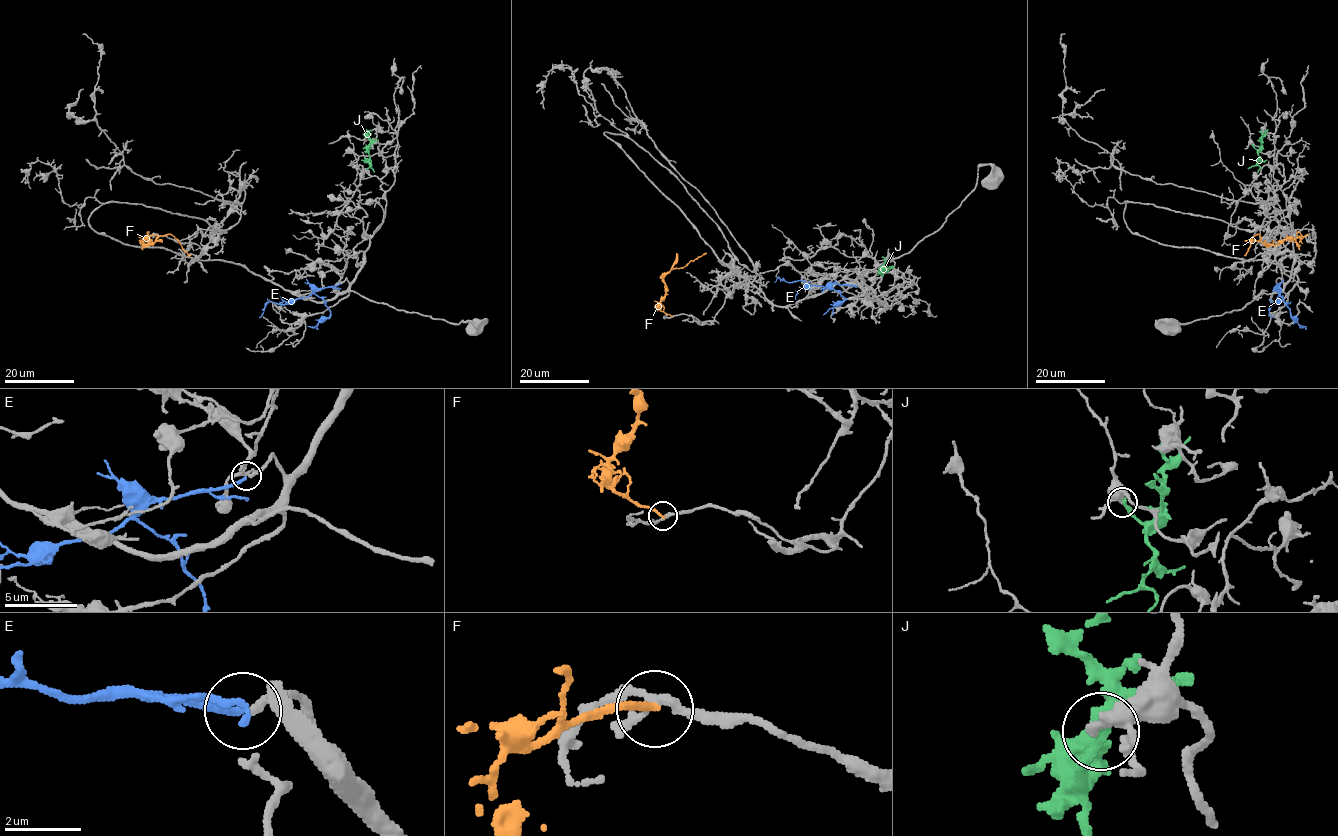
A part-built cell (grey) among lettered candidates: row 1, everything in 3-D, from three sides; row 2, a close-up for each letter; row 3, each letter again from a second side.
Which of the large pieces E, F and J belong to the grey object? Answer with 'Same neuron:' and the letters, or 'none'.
Same neuron: E

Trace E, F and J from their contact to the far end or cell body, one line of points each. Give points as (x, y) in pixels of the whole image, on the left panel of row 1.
E: (340, 283), (316, 288), (309, 295), (288, 304), (269, 301), (259, 317)
F: (156, 235), (143, 237), (150, 239), (148, 244), (152, 244), (160, 236), (171, 234), (190, 255)
J: (369, 145), (370, 165), (367, 168)

